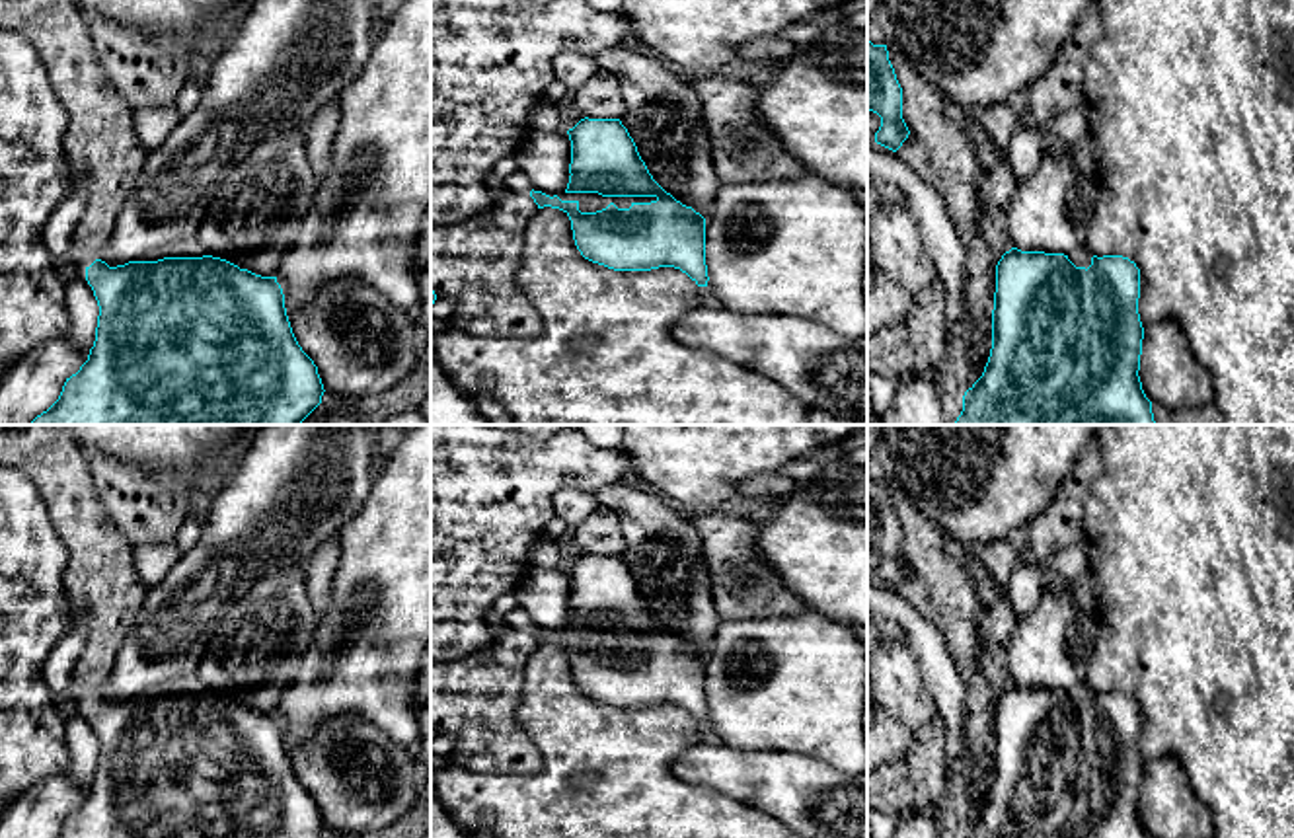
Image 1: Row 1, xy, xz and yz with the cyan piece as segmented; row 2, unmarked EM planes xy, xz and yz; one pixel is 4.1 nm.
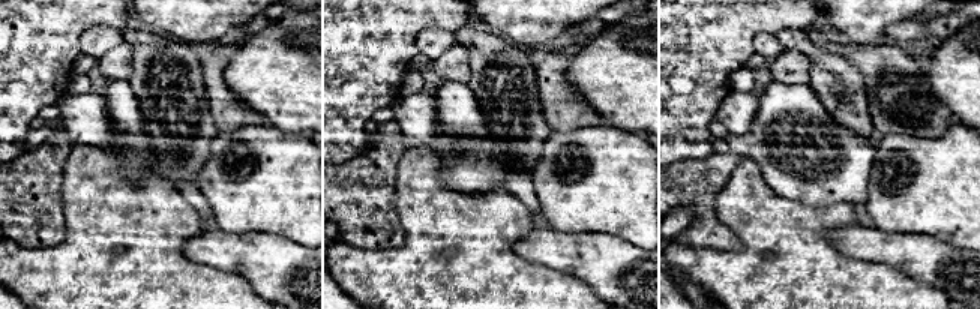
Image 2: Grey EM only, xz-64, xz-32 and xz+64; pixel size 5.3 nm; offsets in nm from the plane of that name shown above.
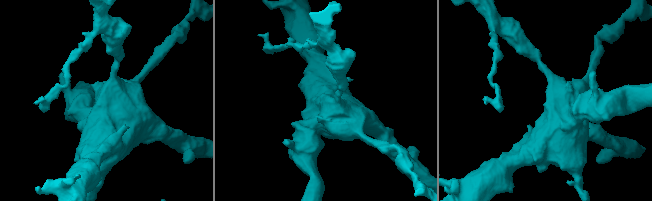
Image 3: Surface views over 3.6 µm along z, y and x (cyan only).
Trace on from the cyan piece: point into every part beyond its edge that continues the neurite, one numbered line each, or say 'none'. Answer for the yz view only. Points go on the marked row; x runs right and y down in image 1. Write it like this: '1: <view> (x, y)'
none

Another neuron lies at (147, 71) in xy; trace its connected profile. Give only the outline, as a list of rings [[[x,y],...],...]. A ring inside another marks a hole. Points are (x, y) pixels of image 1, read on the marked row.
[[[90,21],[99,62],[133,111],[173,105],[189,80],[191,51],[177,37],[150,37],[117,23]]]

